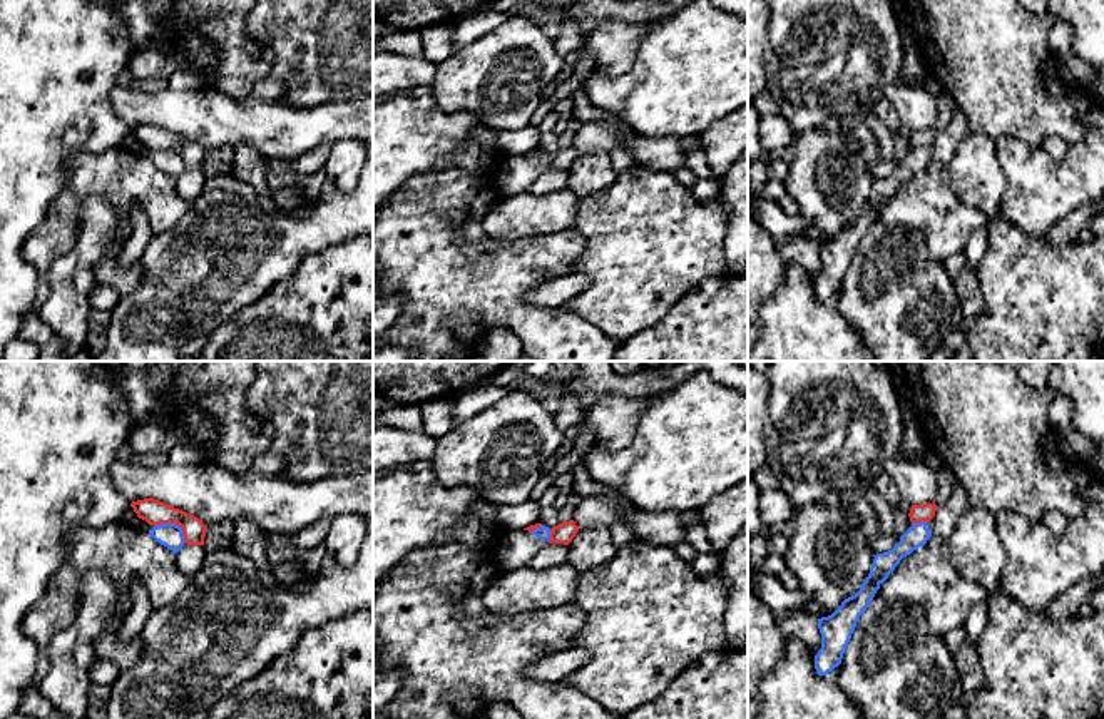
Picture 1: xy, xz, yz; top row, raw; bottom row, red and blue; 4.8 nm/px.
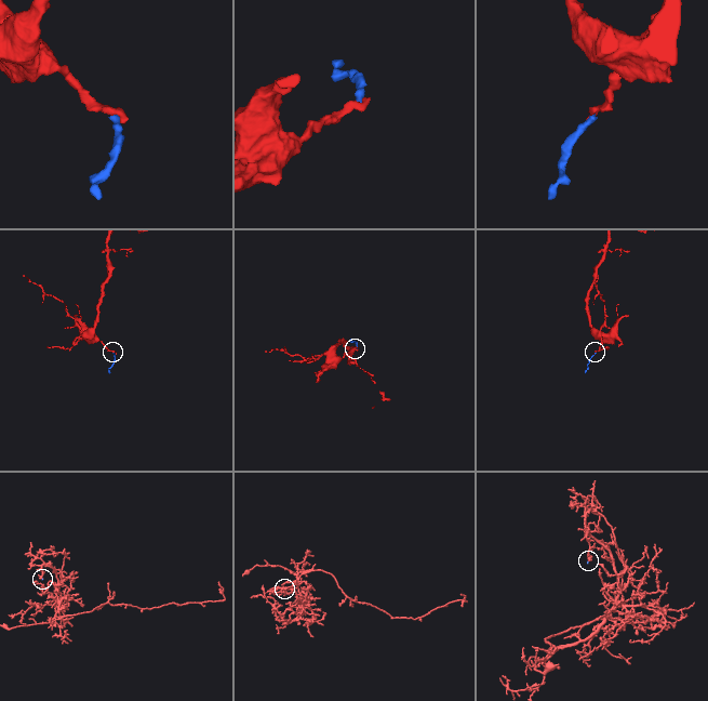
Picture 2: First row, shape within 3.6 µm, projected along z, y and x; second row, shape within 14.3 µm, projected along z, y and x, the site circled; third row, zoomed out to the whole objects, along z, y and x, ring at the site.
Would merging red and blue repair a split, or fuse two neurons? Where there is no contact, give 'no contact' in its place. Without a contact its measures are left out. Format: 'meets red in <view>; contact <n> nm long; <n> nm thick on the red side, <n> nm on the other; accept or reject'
meets red in xy; contact 180 nm long; 120 nm thick on the red side, 120 nm on the other; reject

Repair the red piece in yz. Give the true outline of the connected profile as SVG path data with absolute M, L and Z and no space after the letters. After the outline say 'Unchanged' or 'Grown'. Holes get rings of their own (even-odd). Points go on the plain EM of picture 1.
M923 129L923 130L912 130L910 134L910 147L912 149L920 149L920 147L930 147L935 140L935 129Z. Unchanged

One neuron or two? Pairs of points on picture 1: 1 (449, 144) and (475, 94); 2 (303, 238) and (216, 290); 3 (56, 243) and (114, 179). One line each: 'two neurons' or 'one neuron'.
1: two neurons
2: one neuron
3: one neuron

